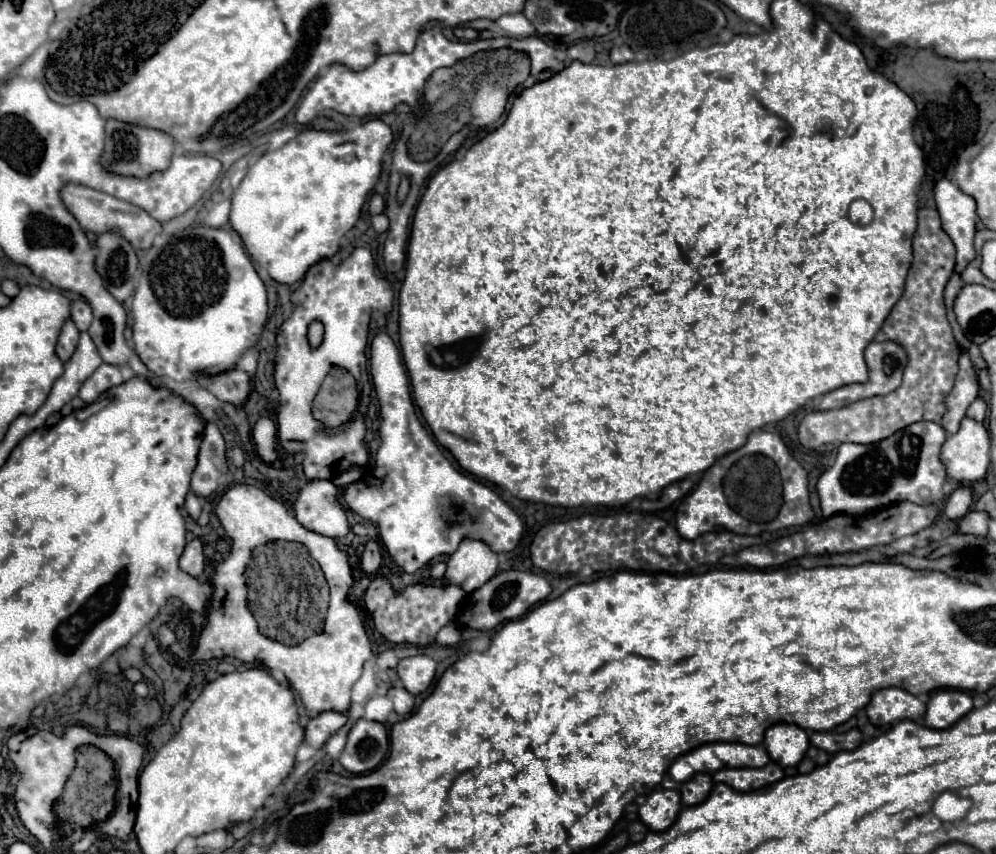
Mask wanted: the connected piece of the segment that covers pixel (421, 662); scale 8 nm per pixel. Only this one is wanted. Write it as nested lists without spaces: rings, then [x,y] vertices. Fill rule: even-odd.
[[[414,655],[406,657],[398,663],[398,675],[402,685],[412,693],[420,695],[428,691],[428,687],[434,681],[436,675],[436,661],[430,659],[428,655]]]

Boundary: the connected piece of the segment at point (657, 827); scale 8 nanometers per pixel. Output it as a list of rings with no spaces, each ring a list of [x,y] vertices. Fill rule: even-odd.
[[[658,789],[640,807],[640,819],[654,831],[666,831],[682,809],[676,789]]]

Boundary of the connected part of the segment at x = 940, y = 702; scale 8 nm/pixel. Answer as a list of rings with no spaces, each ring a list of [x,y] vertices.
[[[934,691],[928,701],[924,725],[932,729],[946,729],[972,711],[972,707],[972,697],[964,691]]]

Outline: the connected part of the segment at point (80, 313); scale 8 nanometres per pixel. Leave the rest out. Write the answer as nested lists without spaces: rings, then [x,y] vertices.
[[[74,299],[72,301],[72,321],[80,331],[86,331],[92,323],[92,309],[88,307],[86,301]]]

